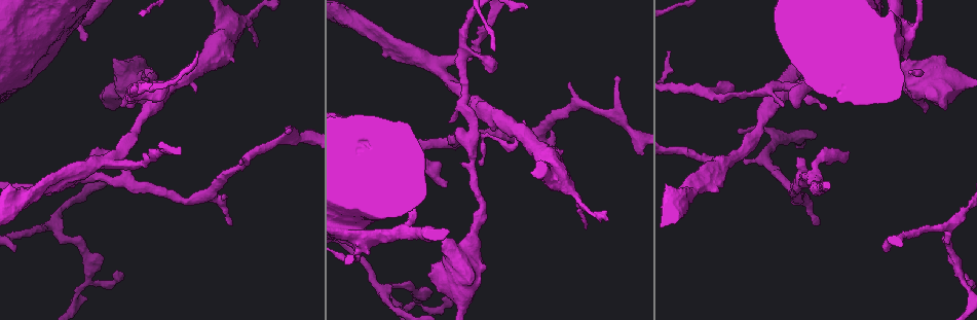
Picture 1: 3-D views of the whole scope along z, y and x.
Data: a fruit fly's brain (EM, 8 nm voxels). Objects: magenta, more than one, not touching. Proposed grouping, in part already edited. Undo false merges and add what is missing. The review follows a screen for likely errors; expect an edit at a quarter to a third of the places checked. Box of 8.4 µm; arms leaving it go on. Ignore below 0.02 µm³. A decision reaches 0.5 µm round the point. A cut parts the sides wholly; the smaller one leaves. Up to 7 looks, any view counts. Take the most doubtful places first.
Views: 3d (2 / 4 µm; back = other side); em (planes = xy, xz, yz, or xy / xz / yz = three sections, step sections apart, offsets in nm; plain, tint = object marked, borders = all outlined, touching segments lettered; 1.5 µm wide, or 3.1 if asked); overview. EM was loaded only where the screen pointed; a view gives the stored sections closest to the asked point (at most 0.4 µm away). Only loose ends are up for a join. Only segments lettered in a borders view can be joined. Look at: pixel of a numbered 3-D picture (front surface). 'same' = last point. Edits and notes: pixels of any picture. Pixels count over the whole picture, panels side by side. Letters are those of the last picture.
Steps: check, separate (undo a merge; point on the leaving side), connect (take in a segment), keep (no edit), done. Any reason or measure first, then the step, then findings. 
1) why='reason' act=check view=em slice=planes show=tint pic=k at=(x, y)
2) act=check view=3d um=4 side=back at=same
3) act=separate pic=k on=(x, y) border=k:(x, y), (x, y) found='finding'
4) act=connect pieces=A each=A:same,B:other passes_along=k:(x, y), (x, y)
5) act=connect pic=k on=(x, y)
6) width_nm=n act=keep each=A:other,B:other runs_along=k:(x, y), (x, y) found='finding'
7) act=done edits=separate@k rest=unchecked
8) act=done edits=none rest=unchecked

why='stops while still wide' act=check view=em slice=planes show=borders pic=1 at=(64, 185)

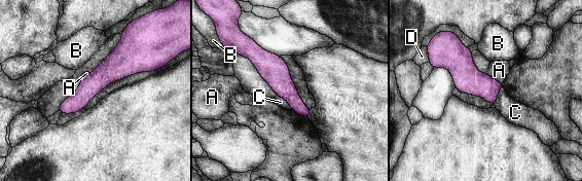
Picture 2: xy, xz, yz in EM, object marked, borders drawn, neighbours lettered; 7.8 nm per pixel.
act=keep each=A:other,B:other,C:other,D:other found='none of them fits'

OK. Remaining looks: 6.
why='thin end' act=check view=3d um=2 side=back pic=1 at=(737, 132)

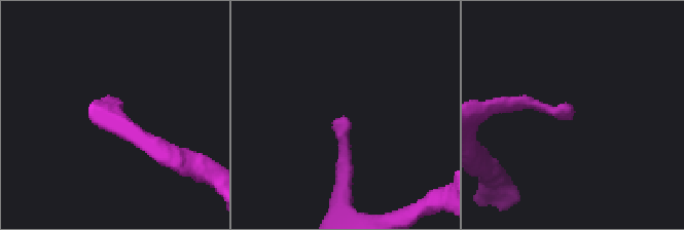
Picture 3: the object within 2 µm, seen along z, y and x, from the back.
why='need the tissue' act=check view=em slice=xz step=8 show=borders pic=3 at=(347, 119)

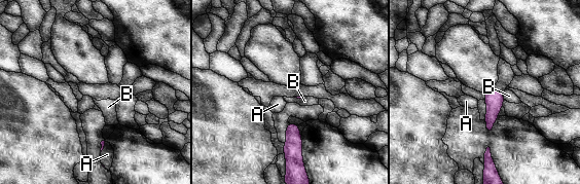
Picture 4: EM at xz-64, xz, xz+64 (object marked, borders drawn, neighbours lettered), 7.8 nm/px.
act=keep each=A:other,B:other found='no lettered segment goes on from it'

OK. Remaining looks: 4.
why='narrows sharply' act=check view=em slice=planes show=tint pic=1 at=(716, 97)

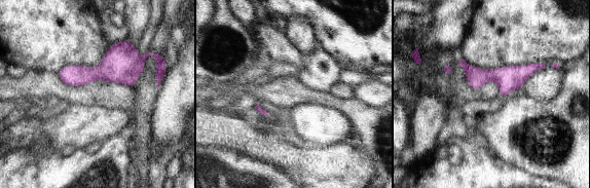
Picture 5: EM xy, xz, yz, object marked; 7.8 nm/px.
act=check view=em slice=planes show=borders at=same

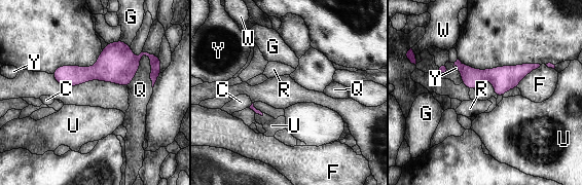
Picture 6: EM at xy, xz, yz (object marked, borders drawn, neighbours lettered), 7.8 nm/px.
width_nm=220 act=keep each=C:other,F:other,G:other,Q:other,R:other,U:other,W:other,Y:other found='all the same neuron'

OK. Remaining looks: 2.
act=done edits=none rest=unchecked

